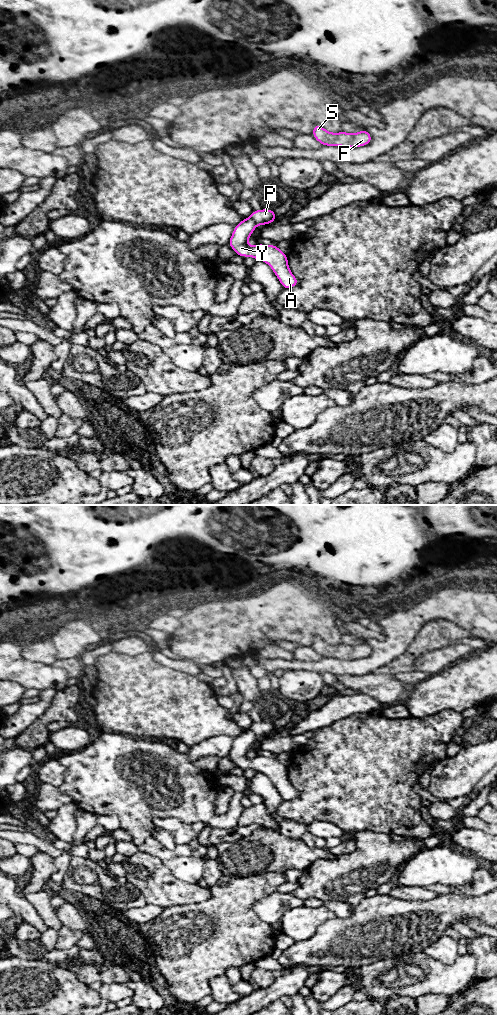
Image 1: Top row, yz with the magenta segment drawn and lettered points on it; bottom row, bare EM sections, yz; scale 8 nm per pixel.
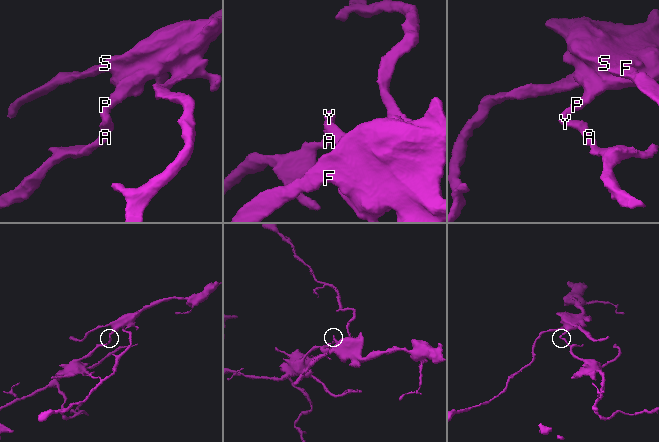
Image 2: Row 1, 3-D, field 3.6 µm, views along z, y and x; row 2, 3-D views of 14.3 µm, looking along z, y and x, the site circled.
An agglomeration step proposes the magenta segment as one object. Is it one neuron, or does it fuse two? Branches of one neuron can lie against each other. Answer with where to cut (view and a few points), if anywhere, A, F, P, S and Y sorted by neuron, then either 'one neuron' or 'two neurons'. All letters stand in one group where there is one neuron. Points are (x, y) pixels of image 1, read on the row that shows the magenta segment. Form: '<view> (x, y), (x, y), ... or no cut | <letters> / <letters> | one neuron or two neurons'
yz (250, 217), (256, 224) | A Y / F P S | two neurons

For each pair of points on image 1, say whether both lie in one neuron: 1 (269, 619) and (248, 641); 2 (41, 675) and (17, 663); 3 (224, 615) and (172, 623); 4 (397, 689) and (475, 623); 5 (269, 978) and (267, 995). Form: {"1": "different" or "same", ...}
{"1": "same", "2": "same", "3": "different", "4": "different", "5": "different"}

